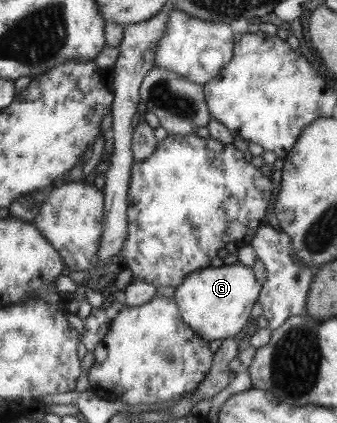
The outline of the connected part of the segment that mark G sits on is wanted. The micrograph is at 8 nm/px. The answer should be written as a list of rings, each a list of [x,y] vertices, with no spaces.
[[[243,264],[222,265],[221,267],[207,267],[189,274],[174,290],[177,307],[180,308],[181,319],[201,339],[209,340],[216,344],[222,339],[233,337],[245,325],[249,311],[257,299],[259,285],[255,275],[249,267]]]

